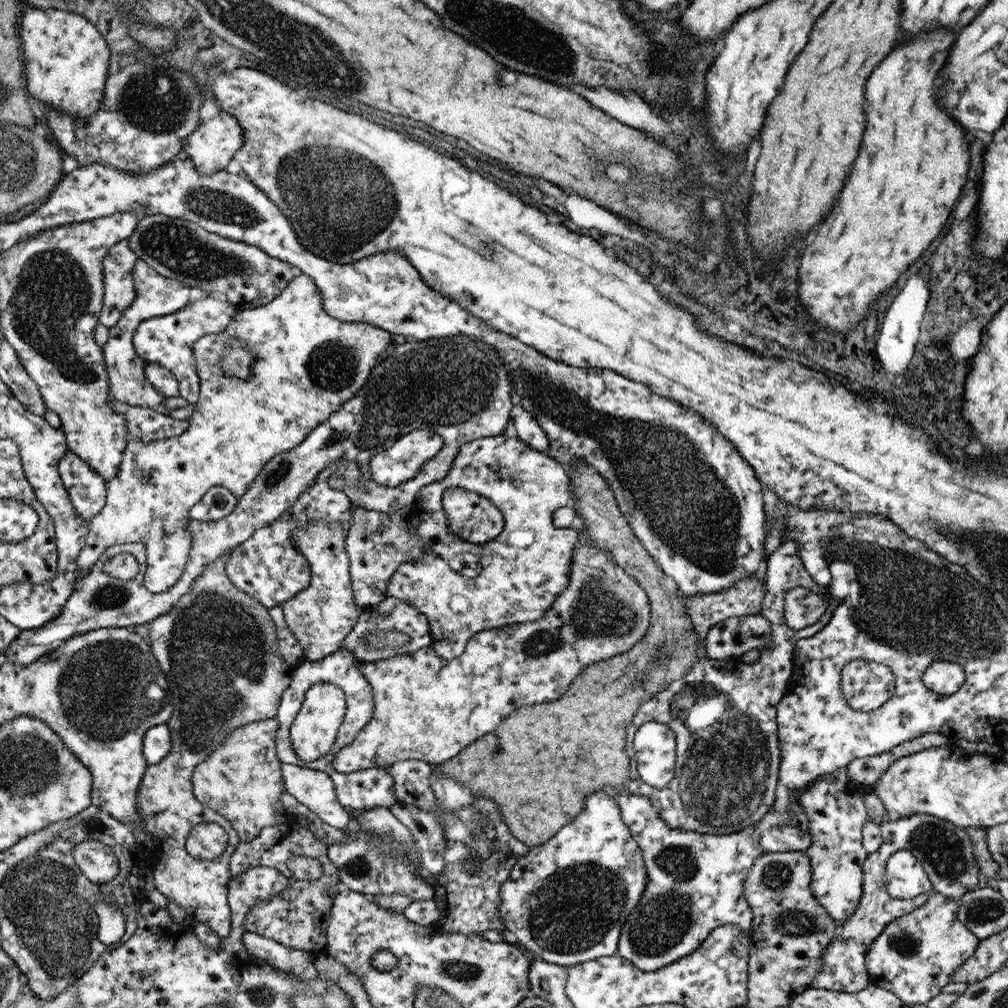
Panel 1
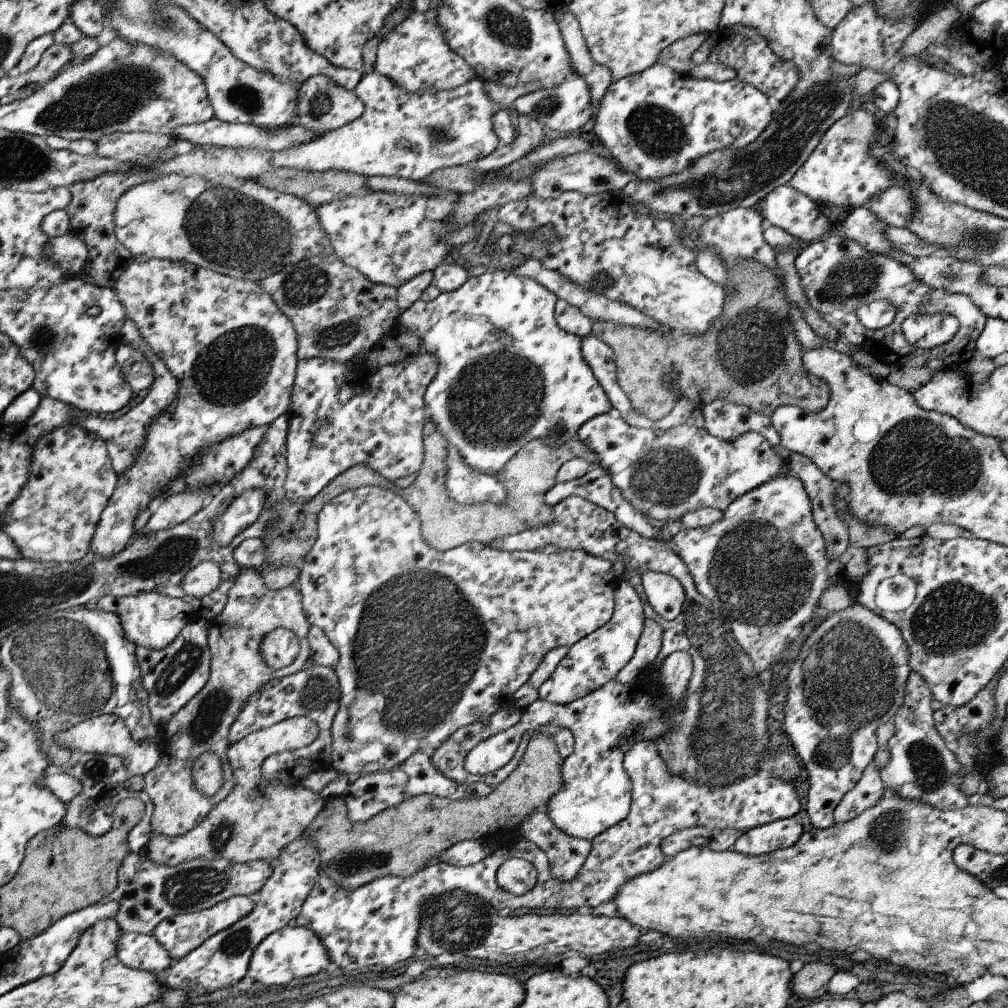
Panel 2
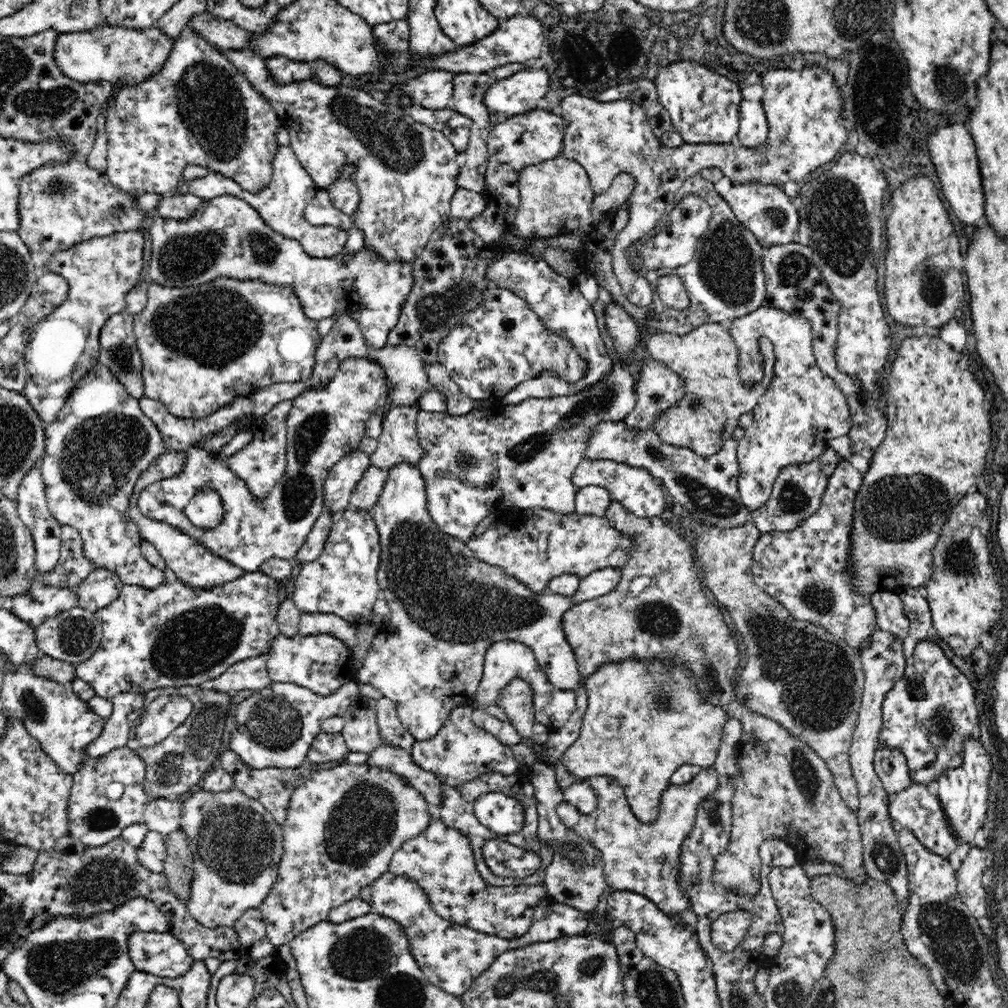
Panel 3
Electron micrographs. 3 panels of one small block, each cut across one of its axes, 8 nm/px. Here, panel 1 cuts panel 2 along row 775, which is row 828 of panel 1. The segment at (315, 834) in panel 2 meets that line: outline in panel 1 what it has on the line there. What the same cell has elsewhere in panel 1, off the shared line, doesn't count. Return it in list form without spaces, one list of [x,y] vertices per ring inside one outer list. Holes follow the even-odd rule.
[[[575,461],[572,467],[575,477],[568,480],[569,505],[574,509],[577,521],[583,524],[591,544],[609,552],[611,560],[646,591],[650,602],[650,628],[629,651],[583,667],[558,699],[515,709],[491,732],[459,750],[453,758],[439,763],[437,770],[429,769],[435,775],[439,775],[437,771],[443,771],[445,775],[457,779],[461,786],[469,789],[473,797],[483,795],[493,799],[511,835],[531,848],[543,846],[563,825],[571,822],[585,806],[585,799],[591,791],[603,790],[604,786],[622,790],[629,779],[629,758],[624,750],[626,728],[639,705],[649,700],[653,693],[665,689],[671,681],[683,676],[695,663],[707,658],[705,644],[699,645],[695,641],[691,620],[687,620],[687,612],[683,612],[683,598],[678,591],[666,590],[662,570],[631,532],[605,479],[583,461]]]

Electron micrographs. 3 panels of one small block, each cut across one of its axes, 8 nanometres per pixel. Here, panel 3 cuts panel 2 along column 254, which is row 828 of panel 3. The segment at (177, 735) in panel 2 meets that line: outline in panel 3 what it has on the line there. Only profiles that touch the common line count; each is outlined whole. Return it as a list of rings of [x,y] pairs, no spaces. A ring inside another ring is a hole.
[[[714,766],[702,769],[690,782],[670,783],[661,795],[659,813],[652,823],[642,823],[632,813],[623,786],[612,776],[590,776],[592,812],[576,808],[572,800],[562,799],[557,813],[562,822],[600,851],[606,884],[612,890],[643,894],[664,913],[675,915],[691,908],[689,898],[680,891],[677,868],[680,868],[681,847],[692,832],[696,808],[716,791],[719,776]]]

